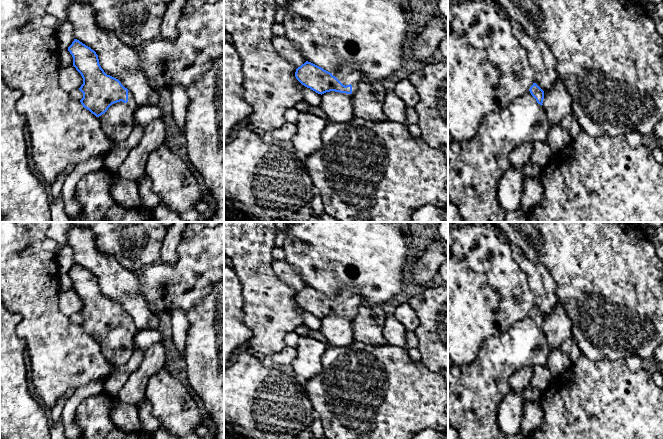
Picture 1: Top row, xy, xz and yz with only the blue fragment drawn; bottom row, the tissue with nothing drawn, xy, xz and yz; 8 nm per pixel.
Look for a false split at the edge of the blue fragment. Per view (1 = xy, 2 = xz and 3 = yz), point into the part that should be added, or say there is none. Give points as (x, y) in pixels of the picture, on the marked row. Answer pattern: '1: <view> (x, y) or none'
1: xy (117, 122)
2: xz (349, 74)
3: yz (475, 167)

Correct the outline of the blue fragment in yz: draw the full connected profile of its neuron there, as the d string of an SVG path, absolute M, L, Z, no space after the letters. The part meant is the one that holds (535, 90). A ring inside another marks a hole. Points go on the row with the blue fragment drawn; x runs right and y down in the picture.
M536 84L506 108L488 114L479 126L477 135L470 141L455 141L448 145L448 199L453 202L465 222L504 222L506 211L497 200L498 182L511 167L510 152L526 142L547 141L549 123L543 108L544 91Z

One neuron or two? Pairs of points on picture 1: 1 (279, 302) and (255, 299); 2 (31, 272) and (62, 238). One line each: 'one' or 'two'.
1: one
2: two

